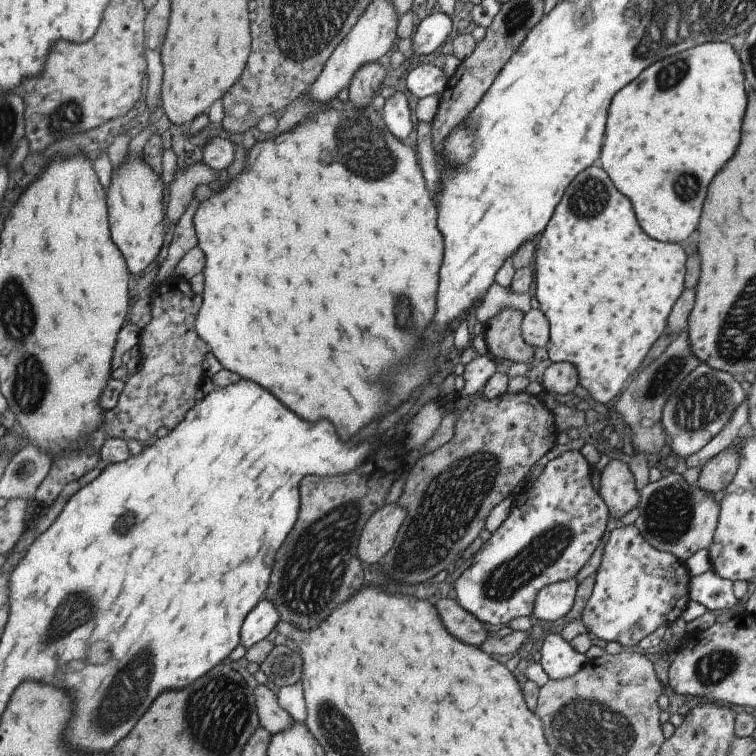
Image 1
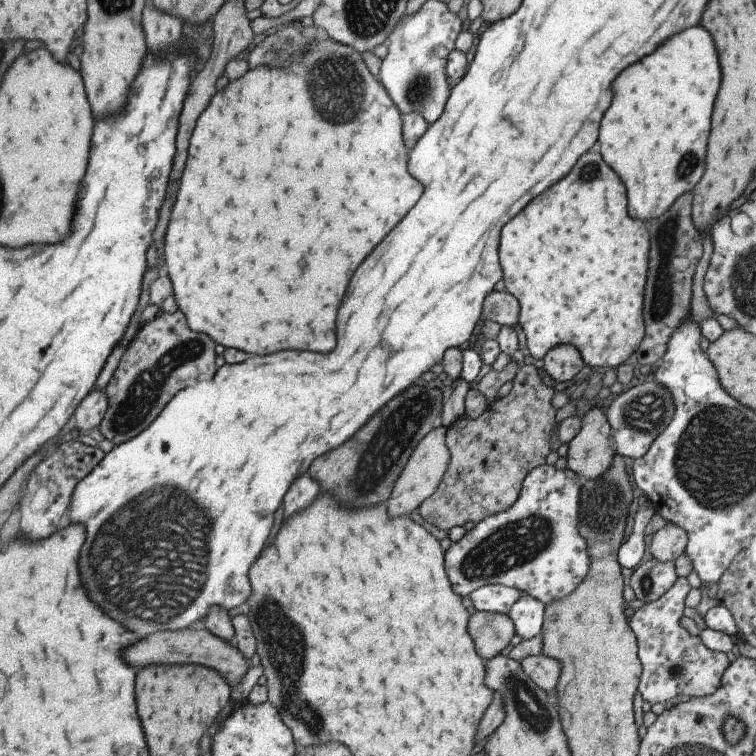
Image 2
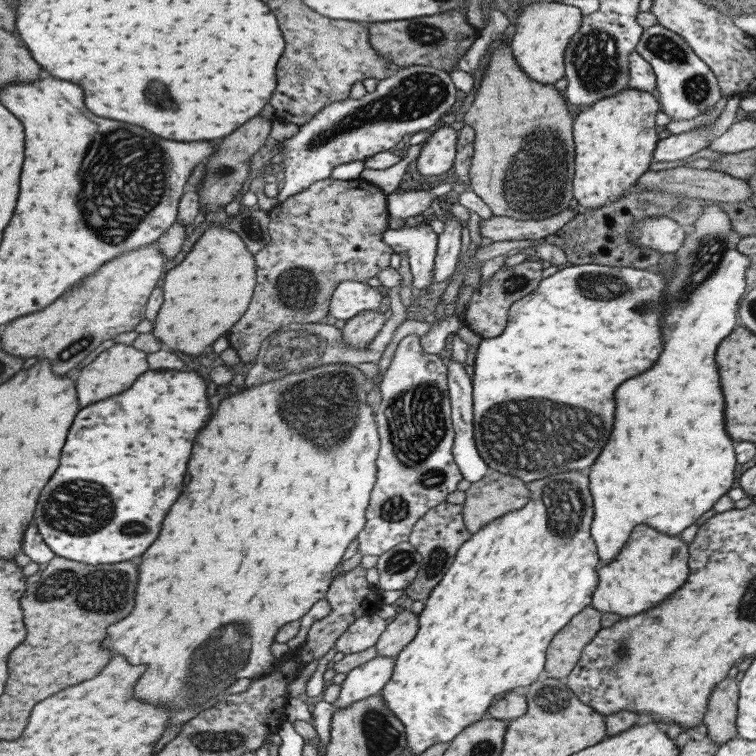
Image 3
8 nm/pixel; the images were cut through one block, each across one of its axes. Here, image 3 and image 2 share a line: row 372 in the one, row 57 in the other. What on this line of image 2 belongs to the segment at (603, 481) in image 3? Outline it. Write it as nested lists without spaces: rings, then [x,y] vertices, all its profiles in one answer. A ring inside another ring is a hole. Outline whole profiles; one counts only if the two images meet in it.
[[[692,26],[692,28],[686,28],[678,34],[674,34],[672,38],[664,40],[652,54],[644,56],[642,60],[630,64],[628,68],[624,68],[612,82],[612,104],[610,108],[606,110],[602,122],[600,122],[600,136],[598,136],[598,144],[600,144],[600,152],[604,154],[604,160],[608,162],[608,166],[622,178],[622,182],[626,184],[628,188],[628,214],[632,214],[632,218],[640,218],[645,222],[650,219],[659,217],[664,214],[672,203],[684,192],[692,190],[698,180],[702,178],[702,172],[704,172],[704,156],[706,156],[706,146],[708,146],[708,138],[710,138],[710,114],[712,114],[712,104],[714,104],[714,98],[718,94],[718,88],[720,88],[720,80],[722,74],[720,74],[720,60],[718,60],[718,54],[716,54],[716,48],[714,48],[714,42],[712,42],[712,36],[702,28],[702,26]]]

